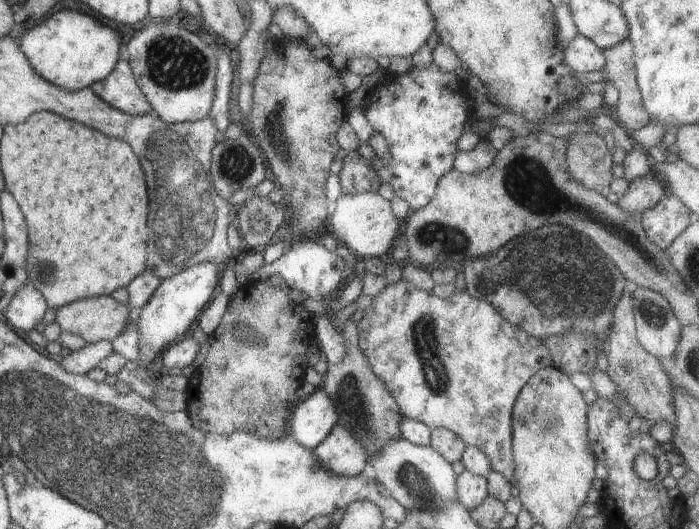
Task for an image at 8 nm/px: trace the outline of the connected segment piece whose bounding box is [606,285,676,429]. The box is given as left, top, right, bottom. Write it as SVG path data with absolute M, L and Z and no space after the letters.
M633 285L627 287L622 295L622 300L618 302L614 311L614 324L610 328L610 336L606 342L607 358L609 368L607 370L614 384L619 388L619 392L626 392L626 398L630 400L632 408L648 418L652 424L666 420L670 426L676 428L676 408L674 408L674 398L672 398L671 380L668 374L664 372L659 359L652 356L641 344L636 336L636 327L634 322L634 305L632 304L631 292Z

